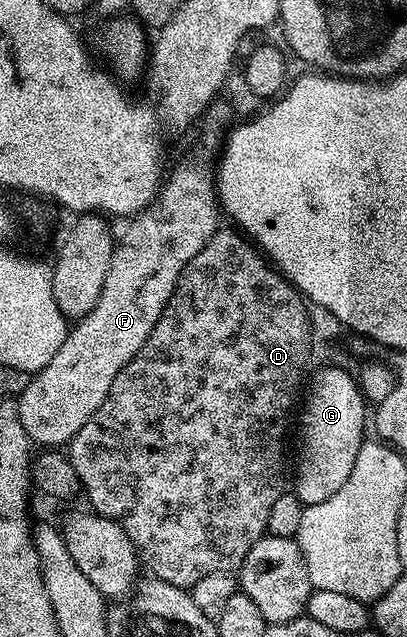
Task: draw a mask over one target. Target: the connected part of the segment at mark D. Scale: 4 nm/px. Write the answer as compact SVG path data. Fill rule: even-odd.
M228 228L218 229L217 233L211 236L211 240L199 252L199 256L195 256L195 260L191 260L191 264L187 264L185 271L179 276L175 292L171 296L168 306L161 314L161 319L155 324L155 328L151 332L151 336L147 336L147 340L143 344L143 348L139 348L139 352L129 363L123 368L123 372L119 372L119 376L115 376L115 384L111 384L111 392L107 392L107 396L103 400L103 404L99 404L99 408L91 420L87 420L87 424L83 424L83 428L79 428L79 432L75 432L75 436L67 443L67 457L70 464L75 468L75 472L81 481L81 488L84 497L89 497L89 502L94 511L102 514L104 518L110 518L113 522L123 528L123 532L127 532L127 536L133 542L134 548L137 550L137 557L142 563L149 565L149 574L152 577L161 579L162 582L179 586L182 588L192 588L196 582L203 580L203 576L211 576L215 572L233 572L240 567L242 560L247 556L247 552L251 552L251 548L260 538L266 537L267 534L267 515L271 513L271 504L275 504L275 500L283 492L281 486L281 453L285 450L285 417L289 414L289 409L293 406L293 397L297 394L297 389L301 386L301 373L305 370L305 365L309 362L309 342L311 343L311 335L309 332L309 311L307 309L306 299L295 287L287 281L287 279L274 268L269 259L245 237L244 234L236 229Z

